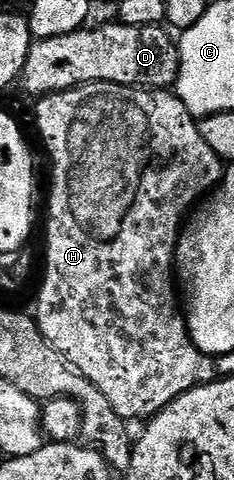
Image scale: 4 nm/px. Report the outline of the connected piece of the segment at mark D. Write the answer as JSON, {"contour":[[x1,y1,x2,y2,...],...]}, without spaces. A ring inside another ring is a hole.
{"contour":[[121,21,83,29,64,37,34,39,20,84,33,97,54,95,85,83,115,83,143,89,170,89,177,84,182,62,175,36,165,26,133,27]]}

